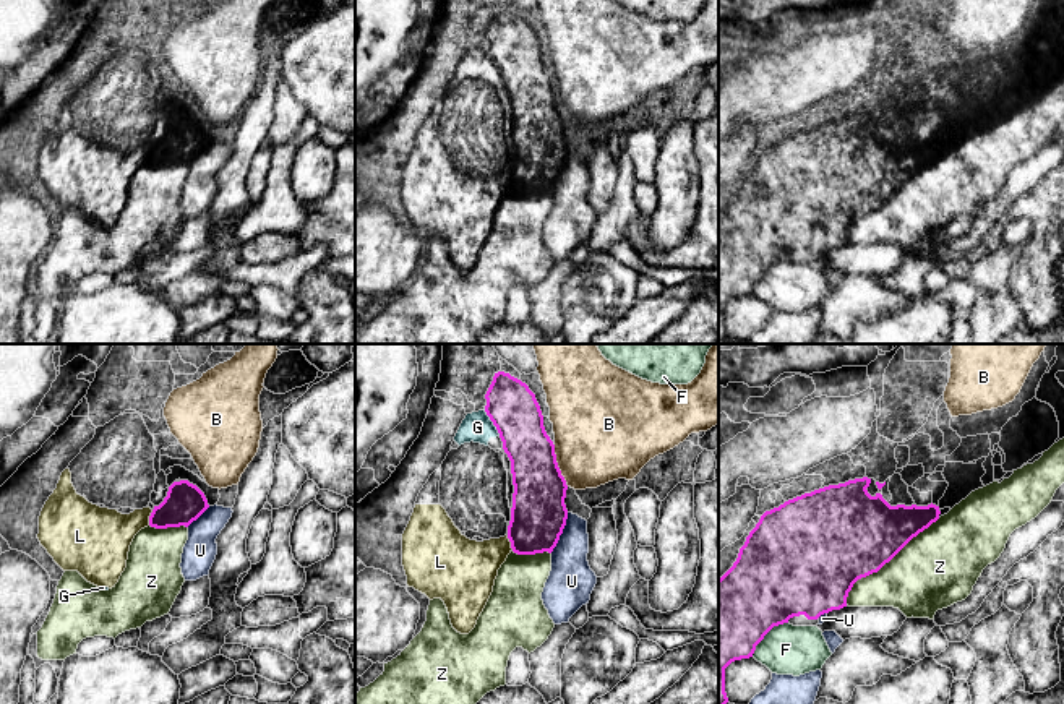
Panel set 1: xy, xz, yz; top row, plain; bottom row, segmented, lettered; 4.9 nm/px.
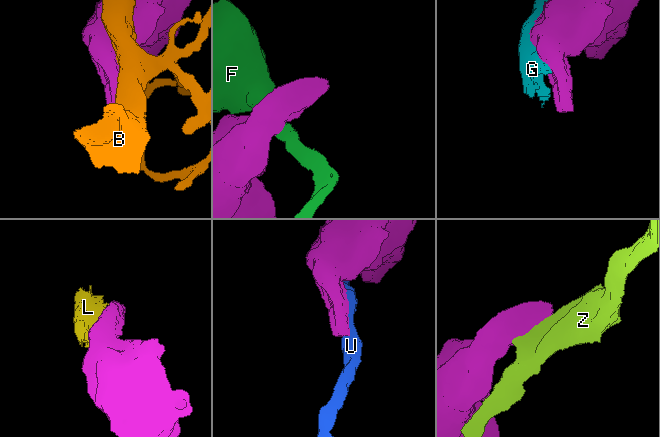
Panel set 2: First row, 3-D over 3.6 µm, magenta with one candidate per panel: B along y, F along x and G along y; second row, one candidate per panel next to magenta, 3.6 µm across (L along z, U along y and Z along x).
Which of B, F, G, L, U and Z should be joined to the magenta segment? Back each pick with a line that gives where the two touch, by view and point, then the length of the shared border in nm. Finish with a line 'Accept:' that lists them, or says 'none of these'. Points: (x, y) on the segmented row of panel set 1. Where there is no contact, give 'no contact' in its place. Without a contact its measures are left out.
Accept: none of these

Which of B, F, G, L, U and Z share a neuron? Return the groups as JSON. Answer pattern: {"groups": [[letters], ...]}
{"groups": [["B"], ["F"], ["G", "L"], ["U"], ["Z"]]}

